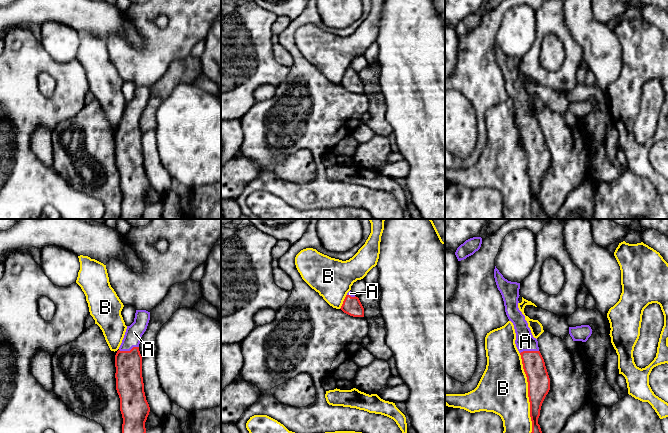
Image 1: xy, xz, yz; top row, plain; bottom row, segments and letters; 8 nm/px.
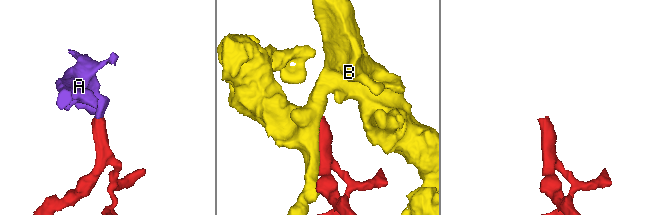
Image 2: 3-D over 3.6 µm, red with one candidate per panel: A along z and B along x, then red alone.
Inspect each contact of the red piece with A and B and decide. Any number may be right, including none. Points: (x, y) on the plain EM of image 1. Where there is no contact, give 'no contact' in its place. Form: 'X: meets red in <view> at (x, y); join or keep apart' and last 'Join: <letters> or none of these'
A: meets red in xy at (128, 127); join
B: meets red in yz at (529, 174); keep apart
Join: A

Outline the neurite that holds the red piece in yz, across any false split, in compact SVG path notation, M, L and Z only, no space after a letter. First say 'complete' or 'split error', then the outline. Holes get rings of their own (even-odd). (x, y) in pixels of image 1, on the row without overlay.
split error; M496 42L494 54L504 77L506 91L514 101L515 120L521 131L527 153L532 197L531 219L550 219L542 210L538 200L542 179L550 166L550 154L539 127L538 117L533 113L525 92L518 84L520 59L505 55Z

